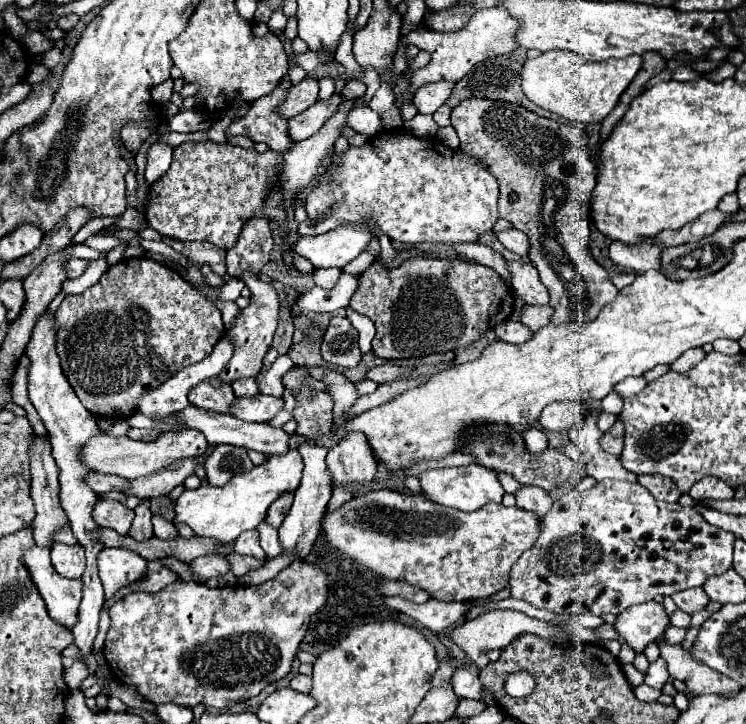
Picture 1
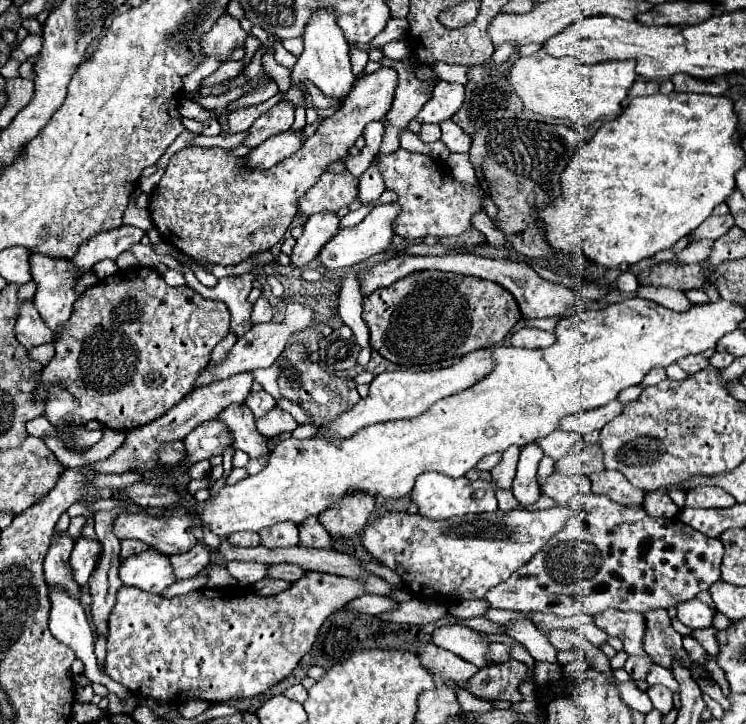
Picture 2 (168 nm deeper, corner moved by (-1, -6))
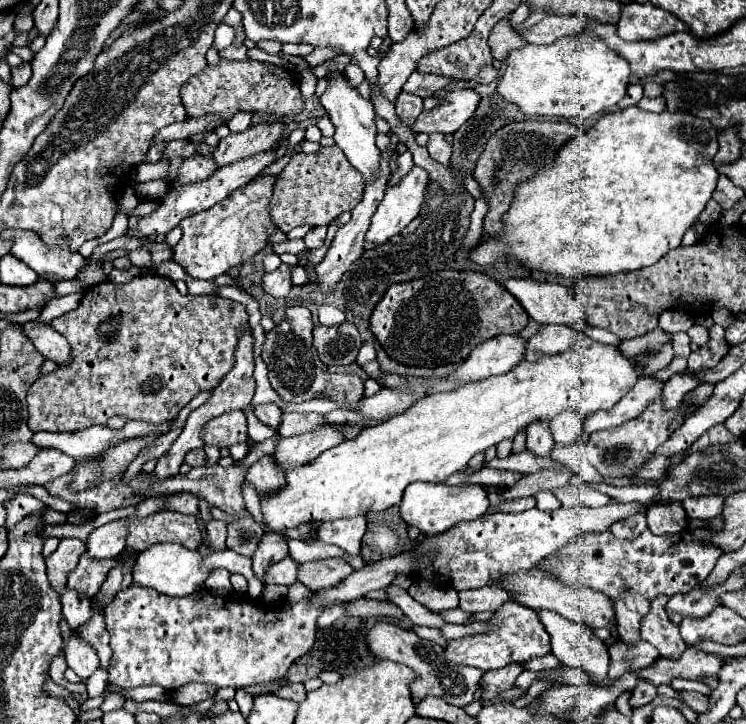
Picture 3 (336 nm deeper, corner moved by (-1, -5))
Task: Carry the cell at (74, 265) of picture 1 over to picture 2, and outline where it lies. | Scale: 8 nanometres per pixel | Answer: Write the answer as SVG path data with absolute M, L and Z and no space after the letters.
M101 260L99 264L93 266L93 272L95 272L95 276L99 280L103 280L103 278L107 278L107 276L117 272L117 264L115 264L115 260Z

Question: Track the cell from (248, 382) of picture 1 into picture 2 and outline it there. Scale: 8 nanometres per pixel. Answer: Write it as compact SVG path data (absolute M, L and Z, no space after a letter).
M261 390L261 392L257 392L257 394L249 394L249 398L245 400L245 404L251 408L251 412L253 412L255 418L261 418L261 416L265 416L269 410L275 408L273 396L269 396L265 390Z

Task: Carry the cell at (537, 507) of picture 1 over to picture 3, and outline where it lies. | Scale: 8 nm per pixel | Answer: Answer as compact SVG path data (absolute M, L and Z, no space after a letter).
M537 421L537 423L529 425L529 429L527 429L527 451L531 451L535 457L549 457L553 447L555 447L555 441L551 437L547 421Z

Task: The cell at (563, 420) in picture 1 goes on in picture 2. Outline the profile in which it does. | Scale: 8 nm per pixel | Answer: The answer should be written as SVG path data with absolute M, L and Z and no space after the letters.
M613 400L607 406L601 406L601 408L595 408L595 410L587 410L583 414L567 416L567 420L563 418L559 428L567 430L567 432L577 432L577 434L589 434L593 430L601 430L607 422L611 422L617 414L621 414L621 410L623 410L623 404Z

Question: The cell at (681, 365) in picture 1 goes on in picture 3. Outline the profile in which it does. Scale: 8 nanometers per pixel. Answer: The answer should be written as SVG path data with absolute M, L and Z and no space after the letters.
M713 325L709 333L711 341L689 355L689 371L707 371L715 367L721 361L721 357L729 351L729 343L723 337L723 327Z

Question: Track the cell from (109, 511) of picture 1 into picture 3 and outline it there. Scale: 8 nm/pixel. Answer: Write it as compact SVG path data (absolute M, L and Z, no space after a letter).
M159 511L145 519L129 517L125 541L133 551L145 551L155 543L179 543L187 549L195 549L201 543L201 529L191 515Z

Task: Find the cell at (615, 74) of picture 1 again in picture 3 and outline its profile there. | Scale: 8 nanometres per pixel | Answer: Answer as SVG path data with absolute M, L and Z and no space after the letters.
M561 37L551 45L527 45L511 51L497 91L525 115L587 119L615 107L623 99L629 87L629 75L629 63L605 43Z

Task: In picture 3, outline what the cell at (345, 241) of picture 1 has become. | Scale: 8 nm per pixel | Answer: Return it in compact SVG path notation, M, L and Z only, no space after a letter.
M413 167L399 185L385 189L385 199L379 203L369 231L365 235L365 243L383 245L393 235L401 233L417 215L423 203L423 191L429 177L421 167Z

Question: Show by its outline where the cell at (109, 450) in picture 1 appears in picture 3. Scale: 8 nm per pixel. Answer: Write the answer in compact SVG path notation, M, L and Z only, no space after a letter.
M243 411L223 413L203 427L205 445L219 445L219 449L223 449L241 441L247 441L247 421Z

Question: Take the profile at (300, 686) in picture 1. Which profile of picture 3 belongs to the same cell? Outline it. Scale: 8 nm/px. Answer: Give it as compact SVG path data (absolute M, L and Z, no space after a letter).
M291 683L291 685L283 685L279 691L275 691L275 695L301 703L307 697L307 691L305 691L305 687L301 683Z

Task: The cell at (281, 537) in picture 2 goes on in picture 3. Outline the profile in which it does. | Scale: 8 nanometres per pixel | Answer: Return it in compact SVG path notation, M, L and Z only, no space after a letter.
M265 533L257 545L257 551L253 555L253 571L259 579L263 579L263 573L265 569L271 565L271 563L277 563L281 561L283 557L287 557L287 541L289 537L283 535L283 533Z

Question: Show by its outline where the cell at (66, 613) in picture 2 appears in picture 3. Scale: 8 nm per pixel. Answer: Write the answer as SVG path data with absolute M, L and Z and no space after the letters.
M71 631L67 637L67 645L65 645L65 659L67 665L81 677L87 679L95 673L95 669L99 667L99 659L97 659L97 651L93 645L85 643L85 639L79 637L77 631Z

